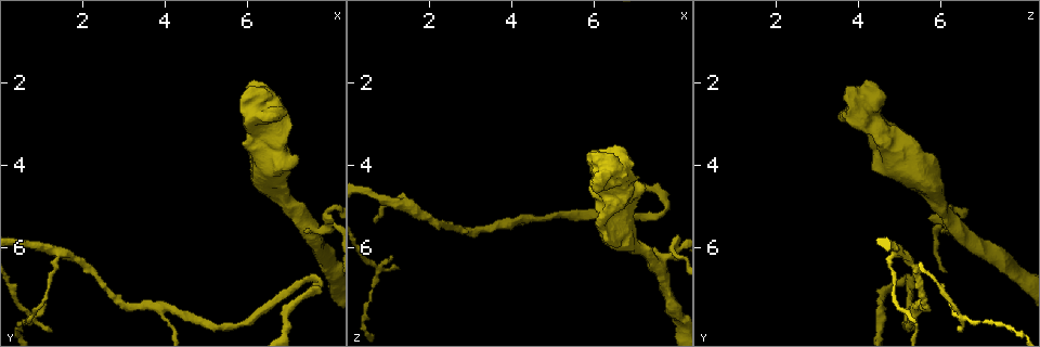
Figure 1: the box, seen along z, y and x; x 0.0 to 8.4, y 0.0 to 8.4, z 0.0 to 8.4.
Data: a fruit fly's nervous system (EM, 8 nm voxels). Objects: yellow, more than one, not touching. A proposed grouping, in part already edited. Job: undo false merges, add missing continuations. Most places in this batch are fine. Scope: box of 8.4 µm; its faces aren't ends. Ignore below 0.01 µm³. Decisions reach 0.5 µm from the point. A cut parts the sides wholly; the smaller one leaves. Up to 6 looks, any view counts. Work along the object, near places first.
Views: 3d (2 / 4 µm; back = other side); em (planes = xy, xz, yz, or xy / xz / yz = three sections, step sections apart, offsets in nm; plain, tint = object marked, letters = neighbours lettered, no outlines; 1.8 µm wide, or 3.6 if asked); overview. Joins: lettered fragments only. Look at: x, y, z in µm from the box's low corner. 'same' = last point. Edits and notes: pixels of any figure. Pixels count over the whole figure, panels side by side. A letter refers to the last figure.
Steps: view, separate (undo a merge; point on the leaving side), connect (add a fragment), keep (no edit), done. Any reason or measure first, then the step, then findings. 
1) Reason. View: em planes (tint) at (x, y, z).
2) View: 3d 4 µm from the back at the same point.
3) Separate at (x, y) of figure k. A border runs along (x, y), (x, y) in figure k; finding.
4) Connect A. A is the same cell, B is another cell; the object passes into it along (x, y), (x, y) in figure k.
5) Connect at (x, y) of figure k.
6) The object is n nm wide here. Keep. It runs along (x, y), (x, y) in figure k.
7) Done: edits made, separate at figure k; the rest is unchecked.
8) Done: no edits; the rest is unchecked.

View: 3d 4 µm at (3.95, 7.50, 5.40).

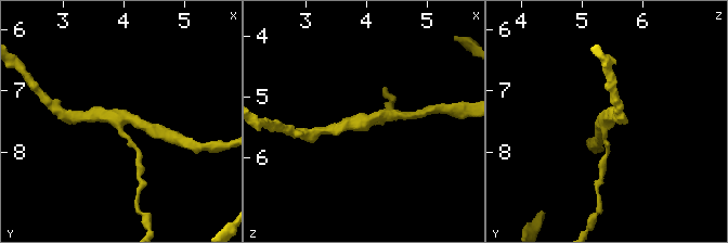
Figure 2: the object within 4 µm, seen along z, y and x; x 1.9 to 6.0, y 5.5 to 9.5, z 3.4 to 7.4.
3 arms meet here; shape alone is not enough. View: em planes (letters) at (3.95, 7.45, 5.40).

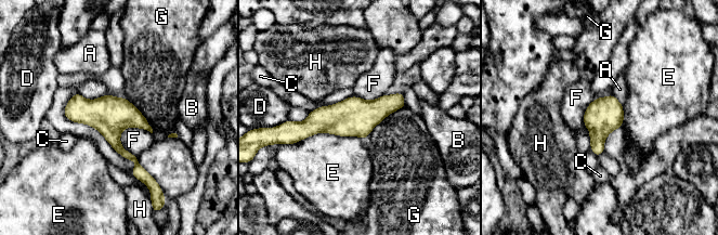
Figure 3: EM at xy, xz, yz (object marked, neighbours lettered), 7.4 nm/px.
The longest contact is with E, 550 nm. Keep. A, B, C, D, E, F, G and H are other cells; a border runs along (152, 132), (127, 127), (119, 142) in figure 3; one cell here.

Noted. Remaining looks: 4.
Thick turns thin. View: 3d 4 µm at (6.35, 3.55, 4.80).

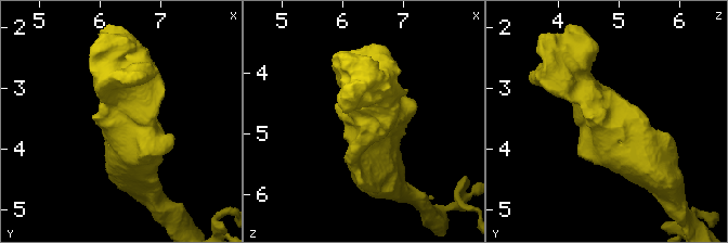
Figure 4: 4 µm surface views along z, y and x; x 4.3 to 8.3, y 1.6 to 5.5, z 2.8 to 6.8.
Need the tissue. View: em 3.6 µm planes (letters) at (6.30, 3.55, 4.80).

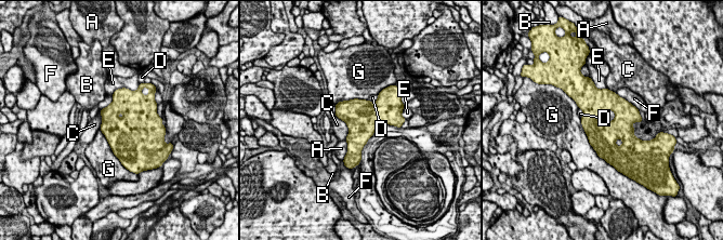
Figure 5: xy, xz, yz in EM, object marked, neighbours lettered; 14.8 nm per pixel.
The object is 400 nm wide here. Keep. A, B, C, D, E, F and G are other cells; a border runs along (334, 112), (346, 124), (345, 140) in figure 5; all the same cell.

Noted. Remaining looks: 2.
Done: no edits; the rest is unchecked.

